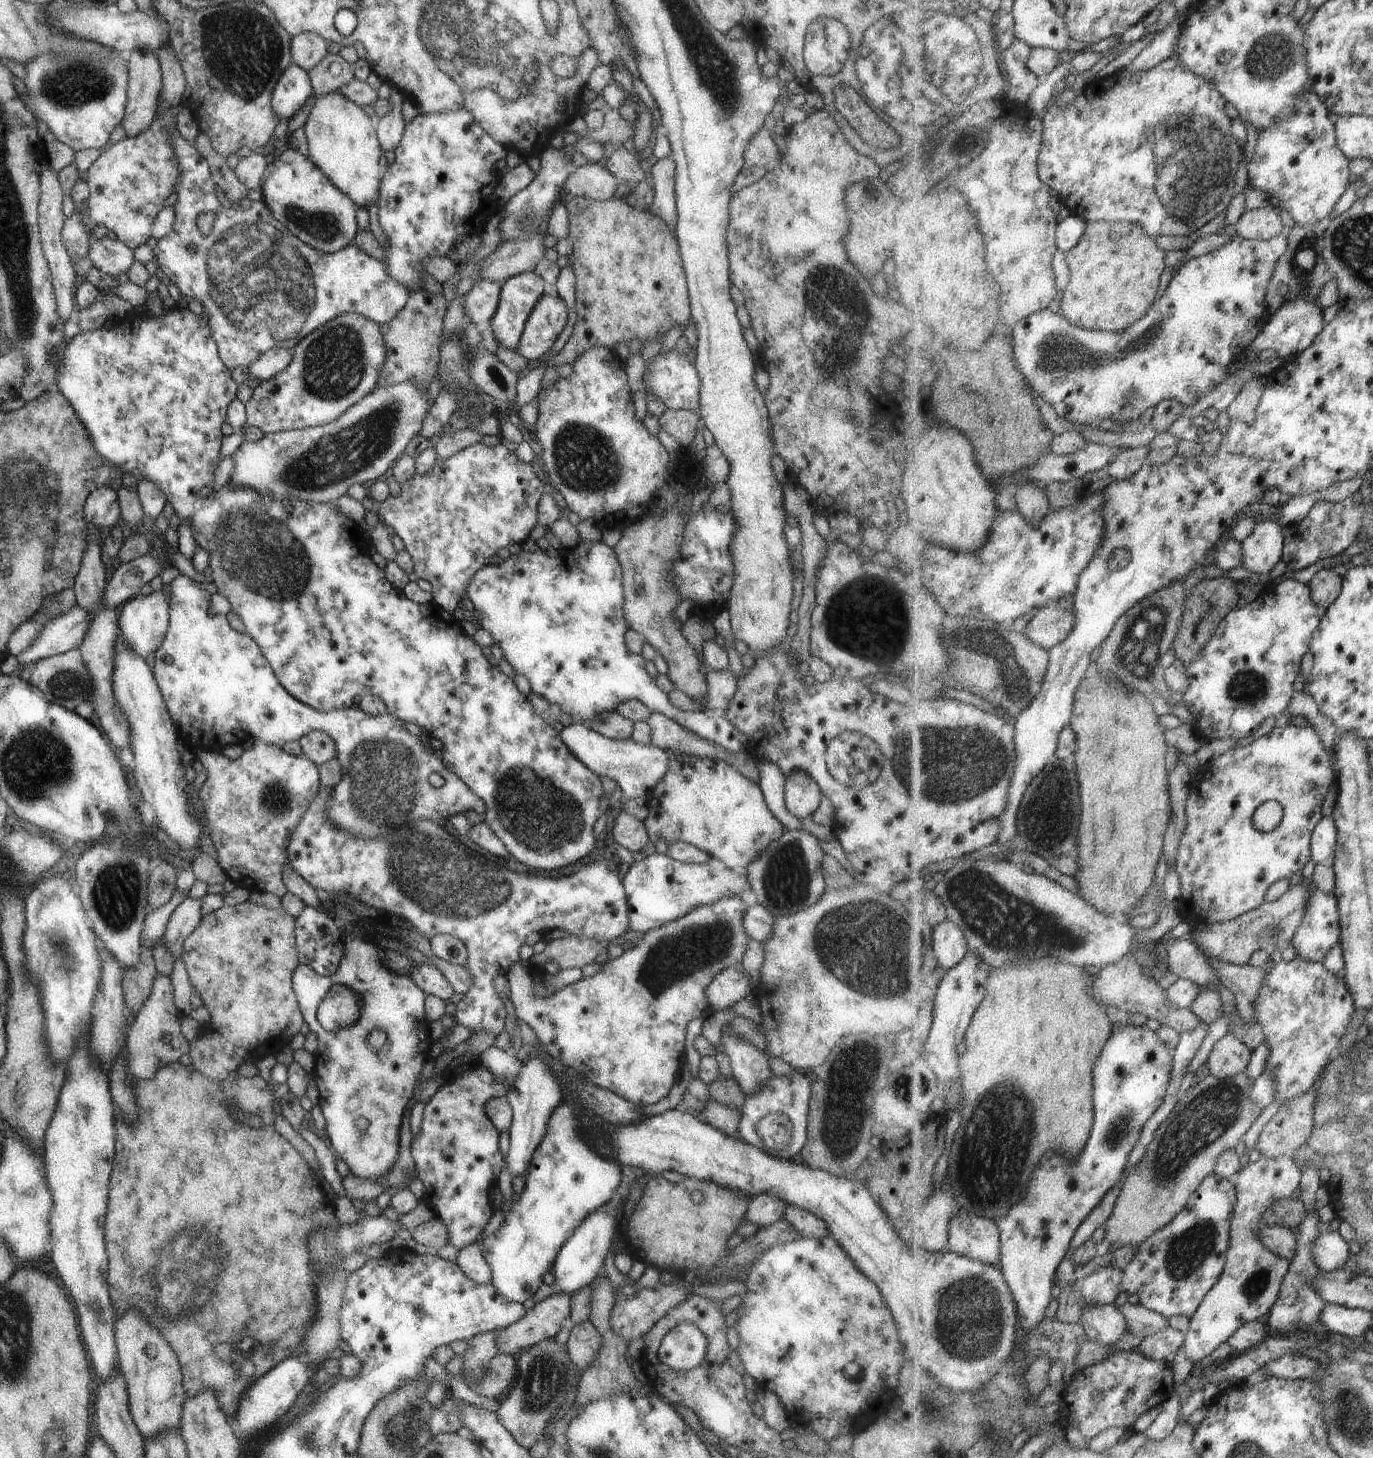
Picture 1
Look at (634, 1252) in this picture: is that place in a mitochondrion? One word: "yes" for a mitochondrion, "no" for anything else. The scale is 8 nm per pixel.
no

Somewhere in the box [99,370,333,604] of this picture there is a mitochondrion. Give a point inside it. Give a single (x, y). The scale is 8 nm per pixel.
(254, 548)

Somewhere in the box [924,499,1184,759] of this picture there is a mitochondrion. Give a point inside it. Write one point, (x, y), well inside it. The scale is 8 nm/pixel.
(979, 637)

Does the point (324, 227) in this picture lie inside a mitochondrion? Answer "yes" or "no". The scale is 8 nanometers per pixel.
yes

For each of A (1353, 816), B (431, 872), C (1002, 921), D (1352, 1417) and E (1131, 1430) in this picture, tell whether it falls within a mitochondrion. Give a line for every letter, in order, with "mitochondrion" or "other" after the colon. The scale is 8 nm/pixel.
A: other
B: mitochondrion
C: mitochondrion
D: mitochondrion
E: other

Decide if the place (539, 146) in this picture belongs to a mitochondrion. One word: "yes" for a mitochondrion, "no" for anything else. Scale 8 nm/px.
no

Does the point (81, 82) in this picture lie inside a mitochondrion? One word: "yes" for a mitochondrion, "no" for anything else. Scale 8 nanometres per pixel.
yes

